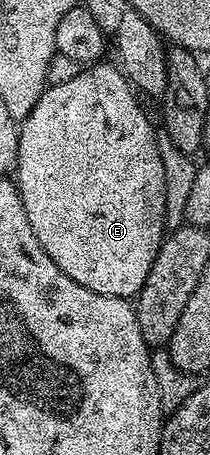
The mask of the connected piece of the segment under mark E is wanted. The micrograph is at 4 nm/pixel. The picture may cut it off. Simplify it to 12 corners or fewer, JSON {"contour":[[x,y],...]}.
{"contour":[[117,64],[51,85],[16,184],[80,287],[137,298],[166,165]]}

